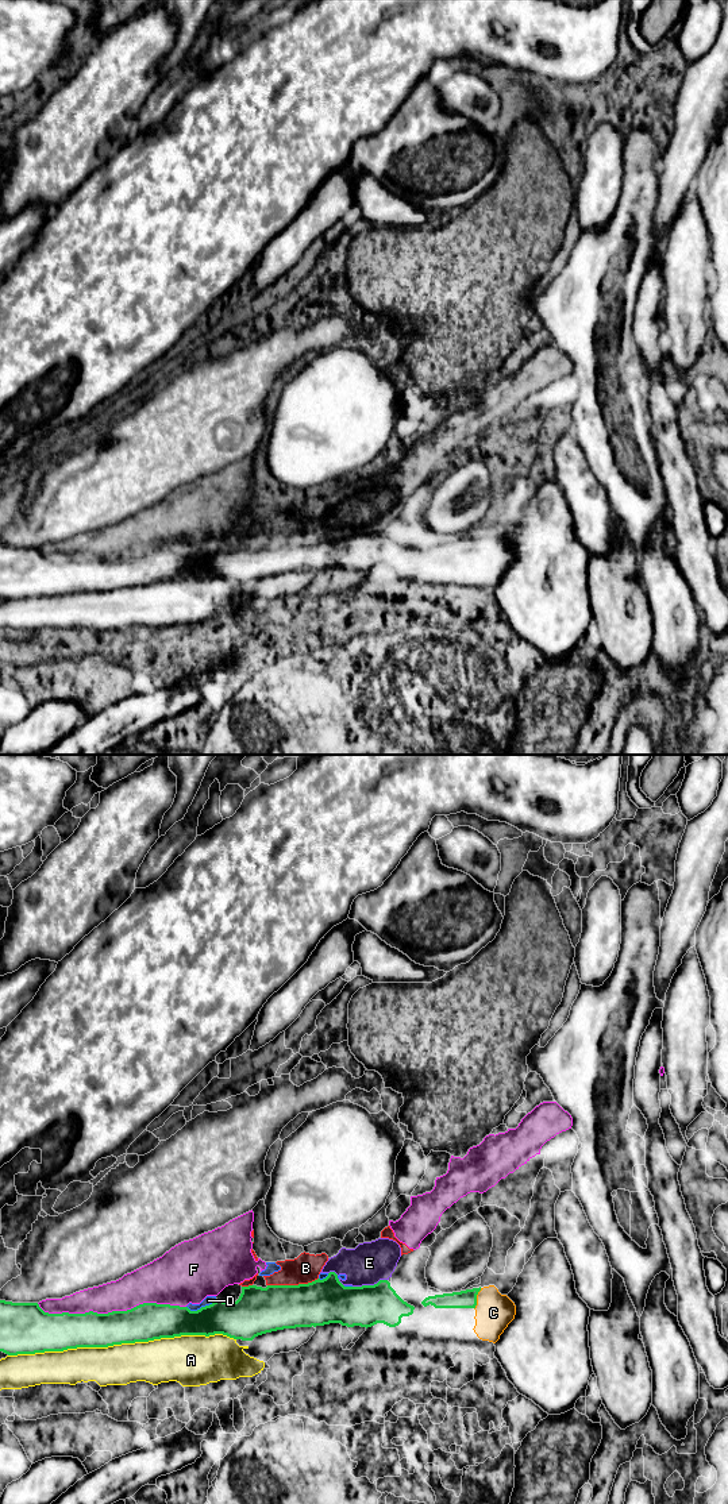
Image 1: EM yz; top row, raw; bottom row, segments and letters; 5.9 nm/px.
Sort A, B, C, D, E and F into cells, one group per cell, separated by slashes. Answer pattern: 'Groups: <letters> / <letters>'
Groups: A / B D E F / C

